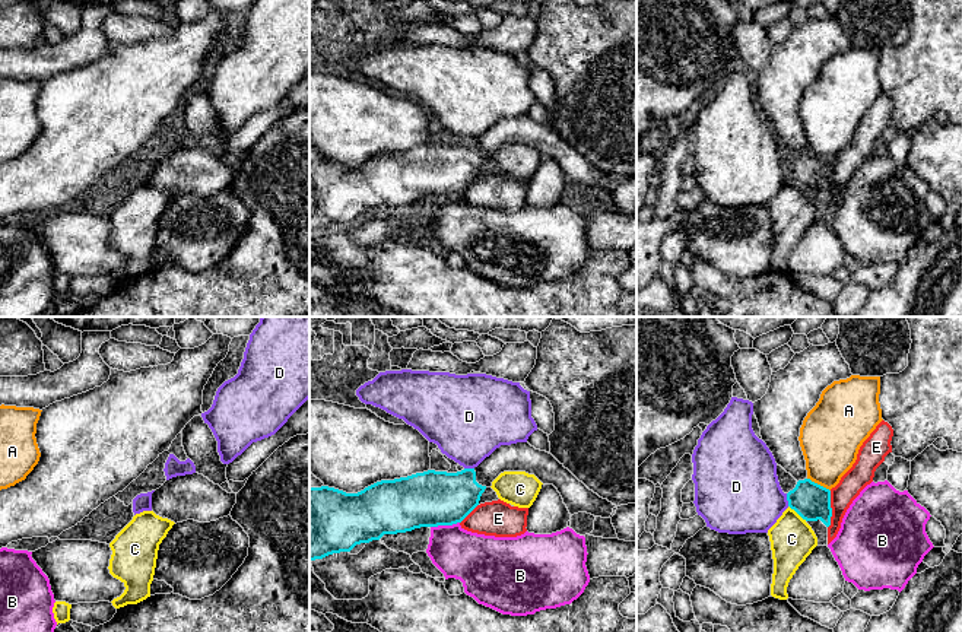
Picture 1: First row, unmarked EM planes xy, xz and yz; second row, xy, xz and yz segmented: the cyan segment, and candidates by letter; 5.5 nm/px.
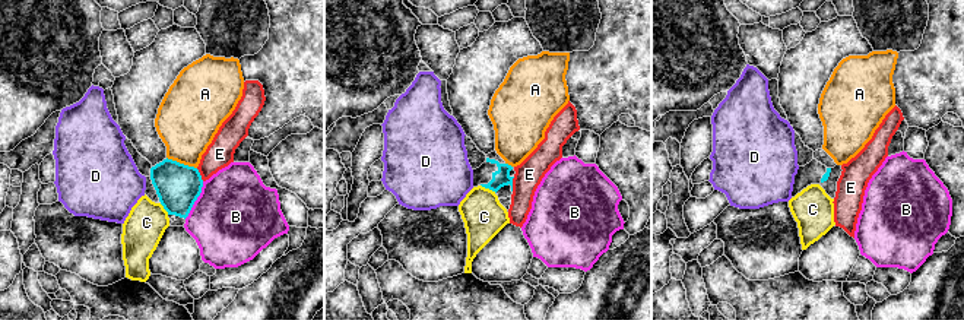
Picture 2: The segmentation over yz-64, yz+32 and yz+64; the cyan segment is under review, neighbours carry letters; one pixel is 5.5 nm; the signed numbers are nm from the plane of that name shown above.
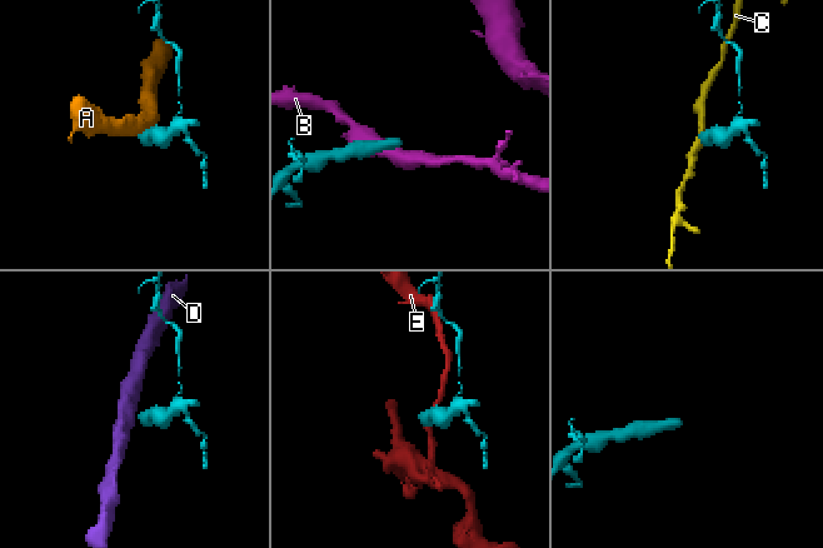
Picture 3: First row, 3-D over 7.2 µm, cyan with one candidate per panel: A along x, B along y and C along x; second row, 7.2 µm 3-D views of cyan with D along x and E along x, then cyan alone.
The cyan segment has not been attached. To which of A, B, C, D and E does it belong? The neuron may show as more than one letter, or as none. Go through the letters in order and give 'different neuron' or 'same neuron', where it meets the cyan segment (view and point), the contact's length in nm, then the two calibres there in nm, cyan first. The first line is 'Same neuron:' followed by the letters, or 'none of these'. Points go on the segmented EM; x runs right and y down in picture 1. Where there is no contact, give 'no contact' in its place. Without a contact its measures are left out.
Same neuron: none of these
A: different neuron | yz (819, 485) | 150 nm | 200/320 nm
B: different neuron | xz (444, 524) | 160 nm | 300/280 nm
C: different neuron | yz (797, 513) | 130 nm | 200/240 nm
D: different neuron | yz (787, 499) | 70 nm | 200/420 nm
E: different neuron | yz (831, 510) | 200 nm | 200/140 nm

